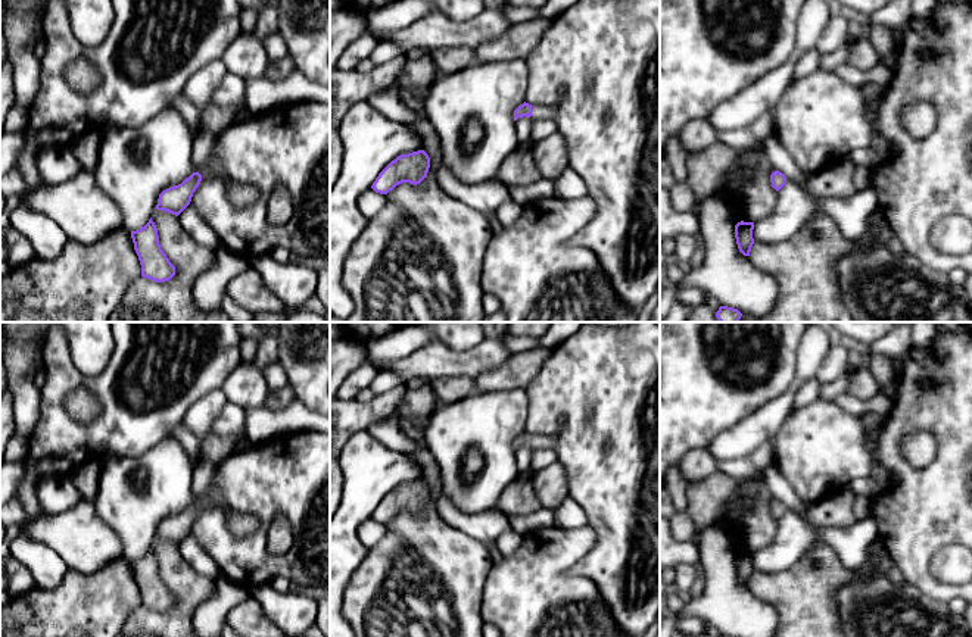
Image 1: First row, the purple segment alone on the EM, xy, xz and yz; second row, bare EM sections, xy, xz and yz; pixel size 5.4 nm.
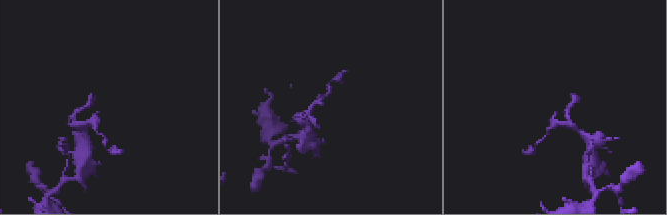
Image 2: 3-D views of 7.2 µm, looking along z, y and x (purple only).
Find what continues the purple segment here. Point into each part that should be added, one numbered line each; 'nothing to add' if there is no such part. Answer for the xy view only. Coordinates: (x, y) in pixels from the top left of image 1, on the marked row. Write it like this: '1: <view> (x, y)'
nothing to add

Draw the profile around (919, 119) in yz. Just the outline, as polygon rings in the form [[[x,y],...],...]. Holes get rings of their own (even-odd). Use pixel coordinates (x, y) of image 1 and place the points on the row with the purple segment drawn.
[[[925,103],[906,106],[900,113],[901,125],[916,138],[928,138],[937,128],[937,109]]]

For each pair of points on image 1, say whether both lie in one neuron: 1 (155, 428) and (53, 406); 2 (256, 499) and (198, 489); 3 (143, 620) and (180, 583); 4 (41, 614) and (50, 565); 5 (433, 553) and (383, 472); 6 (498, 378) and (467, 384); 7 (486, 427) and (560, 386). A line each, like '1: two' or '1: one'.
1: one
2: two
3: one
4: two
5: two
6: two
7: two

